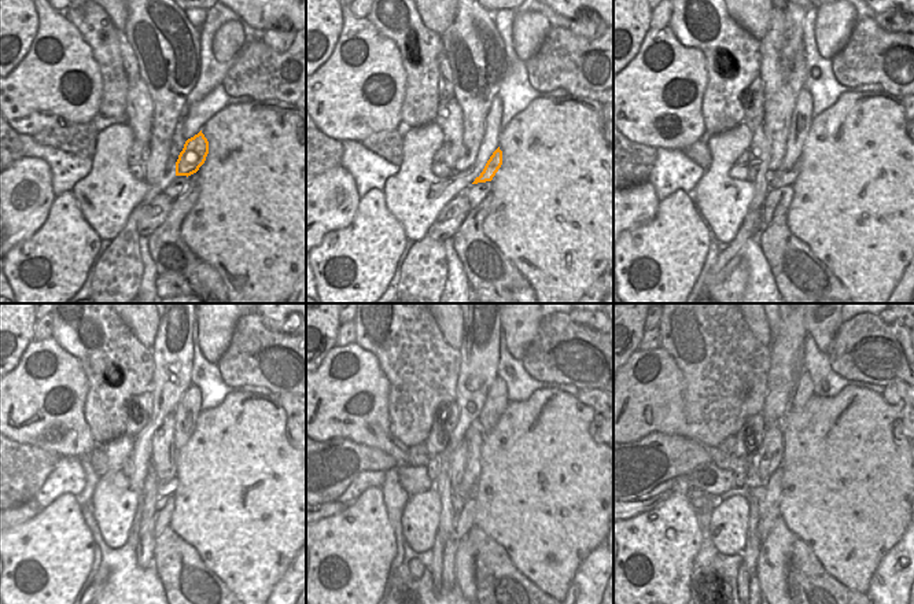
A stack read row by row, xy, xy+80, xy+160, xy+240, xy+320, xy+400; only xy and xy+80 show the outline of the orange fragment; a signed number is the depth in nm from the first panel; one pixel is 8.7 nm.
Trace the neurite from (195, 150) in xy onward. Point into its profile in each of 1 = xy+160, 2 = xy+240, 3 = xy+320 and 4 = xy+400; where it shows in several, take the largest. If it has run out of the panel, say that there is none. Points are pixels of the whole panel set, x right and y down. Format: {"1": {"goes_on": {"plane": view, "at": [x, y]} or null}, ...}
{"1": {"goes_on": {"plane": "xy+160", "at": [777, 179]}}, "2": {"goes_on": {"plane": "xy+240", "at": [165, 486]}}, "3": {"goes_on": {"plane": "xy+320", "at": [459, 490]}}, "4": {"goes_on": {"plane": "xy+400", "at": [758, 493]}}}

